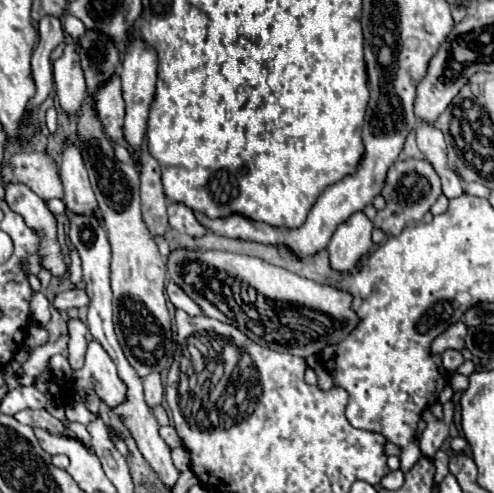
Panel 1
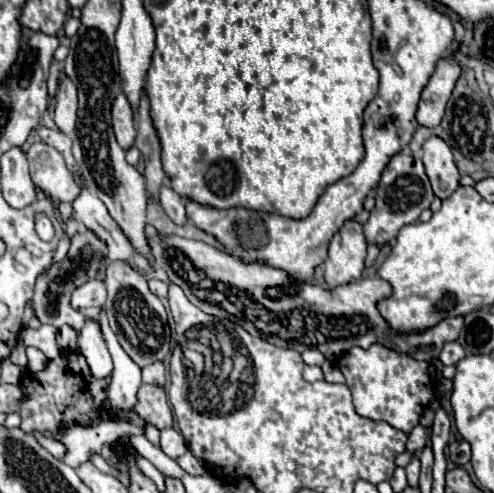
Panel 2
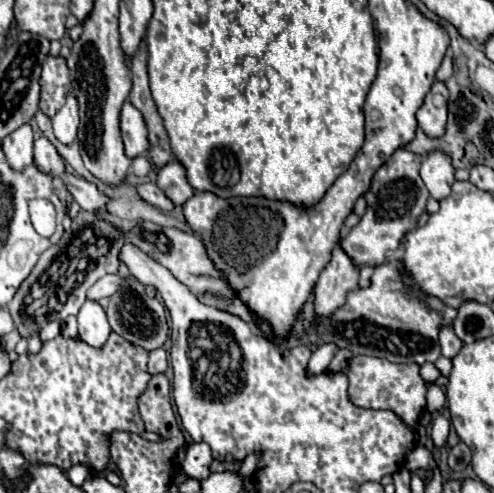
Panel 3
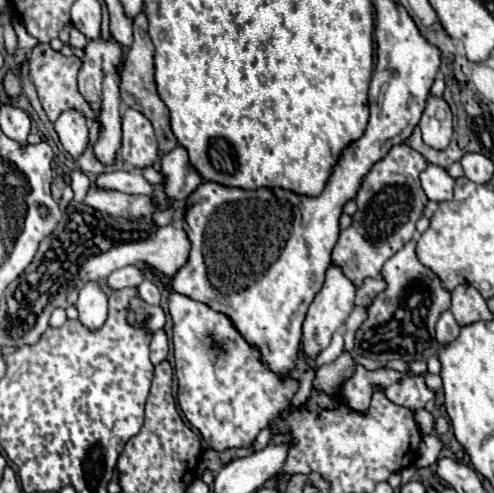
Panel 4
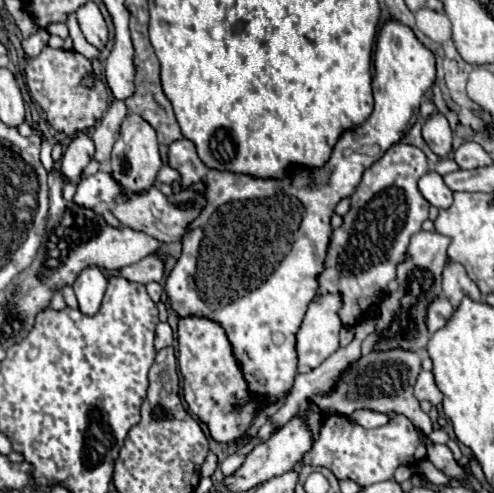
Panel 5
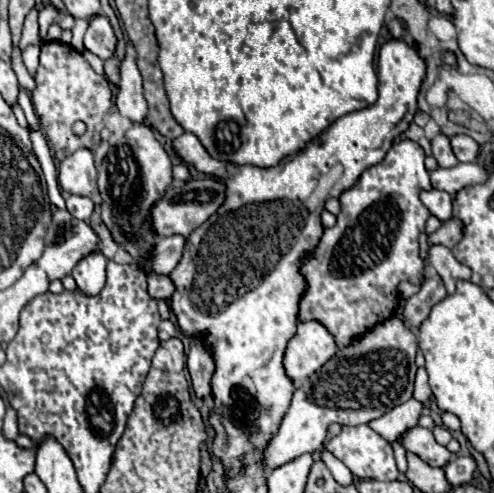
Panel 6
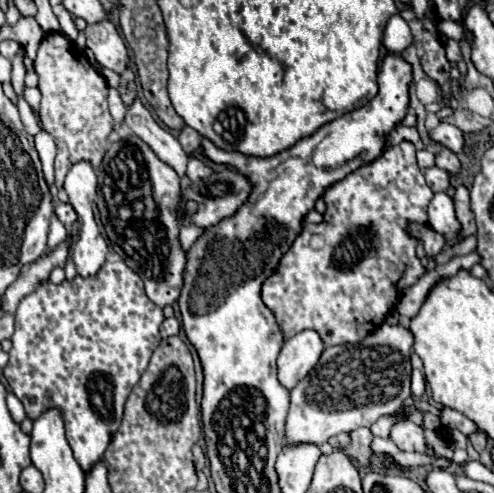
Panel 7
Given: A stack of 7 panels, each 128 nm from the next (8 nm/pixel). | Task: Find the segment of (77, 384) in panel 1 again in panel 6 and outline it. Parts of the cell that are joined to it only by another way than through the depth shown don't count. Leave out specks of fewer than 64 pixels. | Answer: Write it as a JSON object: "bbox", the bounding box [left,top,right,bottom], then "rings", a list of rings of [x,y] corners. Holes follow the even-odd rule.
{"bbox":[72,252,108,296],"rings":[[[94,252],[92,256],[86,256],[84,260],[80,260],[80,264],[76,264],[72,276],[82,294],[96,296],[104,288],[107,264],[108,260],[102,252]]]}

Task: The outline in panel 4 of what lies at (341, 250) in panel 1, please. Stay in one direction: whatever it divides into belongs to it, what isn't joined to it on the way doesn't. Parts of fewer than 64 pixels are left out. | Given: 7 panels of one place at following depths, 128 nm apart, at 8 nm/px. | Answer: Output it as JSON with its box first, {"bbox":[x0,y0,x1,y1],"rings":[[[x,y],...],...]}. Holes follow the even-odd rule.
{"bbox":[302,264,354,356],"rings":[[[330,264],[330,268],[326,270],[326,282],[322,286],[322,290],[316,294],[314,302],[308,308],[304,326],[302,326],[302,348],[308,356],[316,356],[316,352],[324,350],[330,344],[332,334],[346,322],[348,314],[354,308],[354,284],[344,276],[342,268],[336,264]]]}

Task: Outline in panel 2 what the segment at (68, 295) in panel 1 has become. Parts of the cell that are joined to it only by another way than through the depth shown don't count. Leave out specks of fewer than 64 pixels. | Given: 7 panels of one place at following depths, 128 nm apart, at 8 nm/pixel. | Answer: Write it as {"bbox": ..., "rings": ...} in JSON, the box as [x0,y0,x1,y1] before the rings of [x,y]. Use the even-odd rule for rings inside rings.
{"bbox":[70,278,106,310],"rings":[[[100,278],[88,280],[86,284],[78,286],[70,298],[70,306],[76,310],[84,310],[90,306],[100,308],[104,302],[106,302],[106,288],[104,288],[104,282]]]}

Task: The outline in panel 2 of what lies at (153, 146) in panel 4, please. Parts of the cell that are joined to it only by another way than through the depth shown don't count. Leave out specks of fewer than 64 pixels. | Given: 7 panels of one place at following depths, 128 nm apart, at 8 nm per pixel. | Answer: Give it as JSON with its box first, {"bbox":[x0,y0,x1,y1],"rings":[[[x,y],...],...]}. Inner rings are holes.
{"bbox":[112,92,136,150],"rings":[[[120,92],[112,102],[112,128],[116,134],[118,144],[128,150],[134,144],[136,128],[134,128],[134,114],[126,100],[126,96]]]}

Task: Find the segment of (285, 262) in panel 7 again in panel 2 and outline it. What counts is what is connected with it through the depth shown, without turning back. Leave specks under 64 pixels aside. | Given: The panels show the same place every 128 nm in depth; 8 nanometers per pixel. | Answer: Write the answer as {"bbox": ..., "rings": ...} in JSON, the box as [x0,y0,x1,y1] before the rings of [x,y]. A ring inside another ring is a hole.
{"bbox":[364,154,434,246],"rings":[[[396,154],[390,164],[386,166],[386,170],[382,172],[380,184],[376,188],[376,206],[370,212],[368,222],[364,224],[364,234],[368,242],[374,242],[378,246],[386,244],[386,242],[394,242],[396,234],[402,226],[406,224],[414,224],[418,222],[422,210],[430,208],[434,200],[434,190],[430,186],[430,180],[424,172],[424,164],[420,158],[414,158],[412,154]]]}

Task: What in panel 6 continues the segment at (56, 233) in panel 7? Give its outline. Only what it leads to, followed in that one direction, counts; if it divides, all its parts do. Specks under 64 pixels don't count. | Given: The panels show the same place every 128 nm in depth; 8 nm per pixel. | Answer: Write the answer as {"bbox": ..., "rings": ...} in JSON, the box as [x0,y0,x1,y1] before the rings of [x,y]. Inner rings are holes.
{"bbox":[30,132,64,206],"rings":[[[32,132],[30,134],[32,138],[32,146],[34,146],[34,154],[44,170],[44,176],[46,176],[46,182],[48,182],[48,194],[50,194],[50,202],[56,204],[56,206],[64,206],[64,198],[60,194],[60,186],[58,186],[58,174],[56,174],[56,166],[54,166],[54,160],[52,160],[52,154],[50,154],[50,148],[48,148],[48,142],[44,138],[42,132]]]}

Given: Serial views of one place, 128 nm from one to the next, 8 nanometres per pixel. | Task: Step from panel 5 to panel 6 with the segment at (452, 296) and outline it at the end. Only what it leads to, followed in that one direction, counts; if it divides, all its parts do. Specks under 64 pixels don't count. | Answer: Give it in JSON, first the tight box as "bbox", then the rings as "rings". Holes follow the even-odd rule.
{"bbox":[428,246,470,294],"rings":[[[444,246],[430,248],[428,256],[430,256],[430,264],[442,278],[448,294],[456,292],[456,280],[470,280],[470,268],[460,264],[448,248],[444,248]]]}

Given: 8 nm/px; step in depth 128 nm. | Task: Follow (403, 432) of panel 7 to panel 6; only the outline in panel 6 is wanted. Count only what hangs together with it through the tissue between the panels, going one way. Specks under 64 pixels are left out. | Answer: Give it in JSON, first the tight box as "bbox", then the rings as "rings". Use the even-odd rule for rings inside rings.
{"bbox":[402,426,450,468],"rings":[[[414,426],[414,428],[410,428],[410,430],[404,434],[402,446],[404,446],[408,452],[418,454],[418,456],[420,456],[424,462],[428,462],[430,466],[442,468],[442,466],[448,464],[448,458],[450,458],[450,450],[434,440],[432,430],[426,430],[426,428],[420,428],[420,426]]]}

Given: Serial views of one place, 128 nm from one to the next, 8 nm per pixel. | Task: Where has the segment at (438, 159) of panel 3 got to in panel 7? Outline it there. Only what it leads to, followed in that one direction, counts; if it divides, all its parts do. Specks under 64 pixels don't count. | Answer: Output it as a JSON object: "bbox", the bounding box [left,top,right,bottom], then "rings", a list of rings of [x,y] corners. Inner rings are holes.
{"bbox":[428,192,460,244],"rings":[[[446,192],[434,194],[434,198],[428,204],[428,224],[436,232],[444,234],[448,244],[456,244],[456,232],[460,230],[460,224],[454,216],[454,202],[452,196]]]}

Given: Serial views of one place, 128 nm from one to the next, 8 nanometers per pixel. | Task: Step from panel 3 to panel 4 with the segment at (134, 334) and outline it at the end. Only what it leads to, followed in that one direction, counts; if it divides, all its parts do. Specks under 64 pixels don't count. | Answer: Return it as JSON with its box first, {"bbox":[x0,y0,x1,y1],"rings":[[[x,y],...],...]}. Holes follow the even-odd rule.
{"bbox":[126,298,166,334],"rings":[[[132,298],[130,300],[130,306],[126,310],[128,314],[128,324],[134,326],[134,328],[144,328],[148,330],[150,334],[158,332],[164,328],[164,322],[166,322],[166,316],[164,316],[164,310],[160,306],[152,306],[152,304],[146,304],[142,298]]]}

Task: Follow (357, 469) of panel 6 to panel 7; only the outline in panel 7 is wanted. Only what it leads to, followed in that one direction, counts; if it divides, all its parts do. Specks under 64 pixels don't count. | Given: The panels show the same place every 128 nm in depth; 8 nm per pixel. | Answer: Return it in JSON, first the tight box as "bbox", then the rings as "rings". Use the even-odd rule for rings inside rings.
{"bbox":[344,428,374,468],"rings":[[[358,428],[354,432],[350,432],[350,444],[344,446],[344,454],[350,458],[350,460],[356,460],[360,466],[368,468],[370,466],[370,458],[374,456],[370,444],[372,444],[372,432],[370,428]]]}

